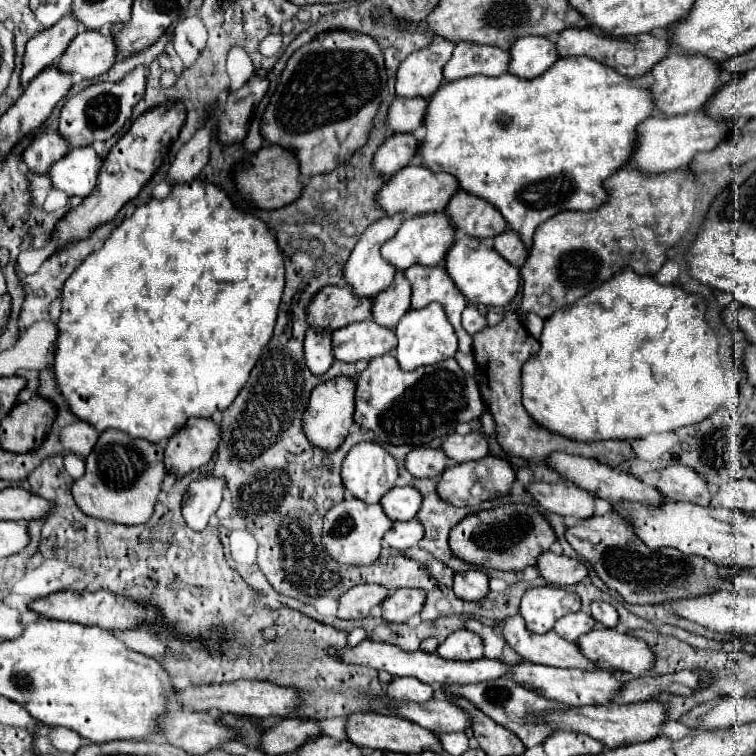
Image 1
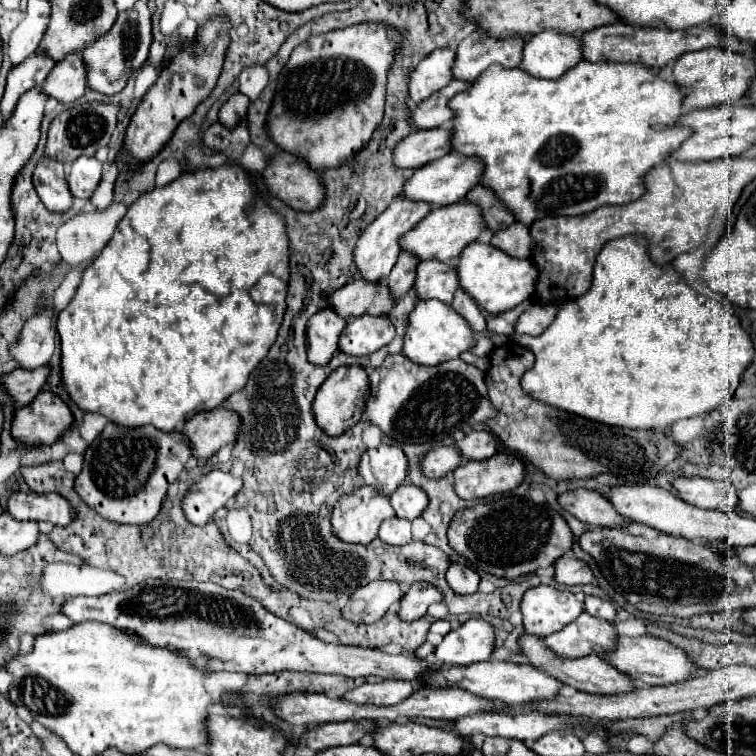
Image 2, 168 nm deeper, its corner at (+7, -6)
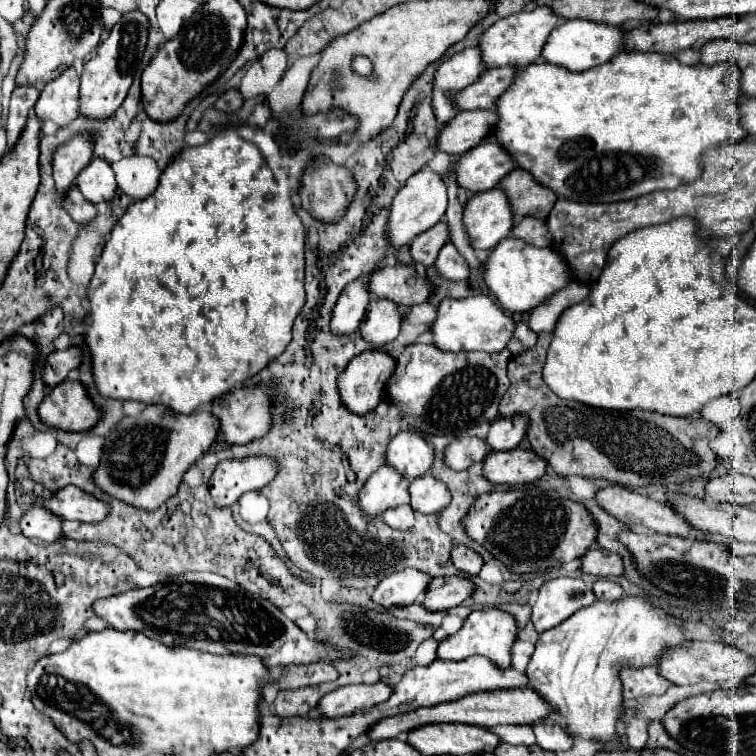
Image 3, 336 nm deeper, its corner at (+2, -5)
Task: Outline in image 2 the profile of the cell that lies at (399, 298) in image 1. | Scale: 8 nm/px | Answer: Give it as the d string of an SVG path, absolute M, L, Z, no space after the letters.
M400 252L396 266L392 268L392 272L388 276L388 288L390 288L390 294L392 294L394 302L404 298L406 292L412 288L414 274L416 274L416 264L418 264L418 260L412 254Z

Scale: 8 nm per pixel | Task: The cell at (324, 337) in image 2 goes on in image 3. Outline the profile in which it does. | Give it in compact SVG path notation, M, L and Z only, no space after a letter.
M355 279L355 283L349 283L341 291L331 319L333 333L343 335L343 333L357 331L369 303L369 295L371 293L369 293L367 279Z

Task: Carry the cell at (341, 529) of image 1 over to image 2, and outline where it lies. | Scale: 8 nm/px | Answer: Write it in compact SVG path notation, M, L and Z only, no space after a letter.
M368 486L342 496L332 510L332 532L348 544L370 544L382 520L394 516L390 500Z

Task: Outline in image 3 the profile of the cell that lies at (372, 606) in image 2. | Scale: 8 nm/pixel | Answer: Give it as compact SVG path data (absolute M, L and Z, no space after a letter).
M415 569L397 571L375 587L373 601L383 607L411 605L419 595L427 591L429 581L431 577L423 575L423 571L415 571Z

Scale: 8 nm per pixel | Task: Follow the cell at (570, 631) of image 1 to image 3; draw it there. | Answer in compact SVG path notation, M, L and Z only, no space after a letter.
M623 595L617 601L595 601L591 607L583 607L551 631L539 635L531 661L527 665L527 677L531 679L531 687L553 705L555 713L563 717L565 731L571 737L581 737L589 741L597 741L603 745L603 751L619 749L617 725L623 717L623 685L619 679L619 671L625 667L645 667L657 663L667 649L683 647L687 641L685 629L681 623L675 623L671 617L663 617L659 609L649 603L645 597Z

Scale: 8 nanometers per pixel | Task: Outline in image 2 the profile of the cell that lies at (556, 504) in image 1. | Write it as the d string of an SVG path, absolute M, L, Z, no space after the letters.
M586 488L568 490L564 494L558 494L558 504L566 512L576 516L580 522L588 524L590 528L628 524L628 520L624 520L602 494L586 490Z

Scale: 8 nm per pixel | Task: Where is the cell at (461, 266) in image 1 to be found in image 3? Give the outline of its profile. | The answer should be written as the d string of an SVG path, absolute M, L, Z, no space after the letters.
M509 237L491 251L485 263L485 281L505 311L527 313L543 305L553 293L567 287L567 283L571 283L571 269L567 267L563 255L559 255L553 247L541 249L525 243L523 239Z

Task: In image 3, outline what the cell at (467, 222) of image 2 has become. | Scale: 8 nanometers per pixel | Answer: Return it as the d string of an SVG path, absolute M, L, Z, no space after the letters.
M495 187L469 199L465 205L463 223L473 249L493 249L499 241L509 237L511 227L515 225L515 215L507 195Z

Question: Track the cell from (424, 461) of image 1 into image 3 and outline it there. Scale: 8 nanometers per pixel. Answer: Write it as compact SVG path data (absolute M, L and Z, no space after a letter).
M459 437L447 445L445 463L455 471L463 471L477 461L483 461L491 449L483 437Z

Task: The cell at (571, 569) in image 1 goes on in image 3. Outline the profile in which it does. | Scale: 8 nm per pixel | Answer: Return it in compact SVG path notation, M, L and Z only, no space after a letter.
M593 547L585 553L581 569L597 577L619 577L623 575L623 559L617 553Z

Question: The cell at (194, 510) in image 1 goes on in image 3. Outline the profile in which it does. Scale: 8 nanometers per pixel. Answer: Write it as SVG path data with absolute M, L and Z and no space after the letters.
M267 455L221 461L209 481L209 493L217 507L233 505L243 493L263 489L279 471L279 461Z

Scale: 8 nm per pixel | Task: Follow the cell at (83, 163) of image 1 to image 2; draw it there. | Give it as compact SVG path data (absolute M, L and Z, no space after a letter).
M80 156L74 160L72 170L68 174L68 188L74 198L88 200L96 190L102 176L102 164L92 156Z

